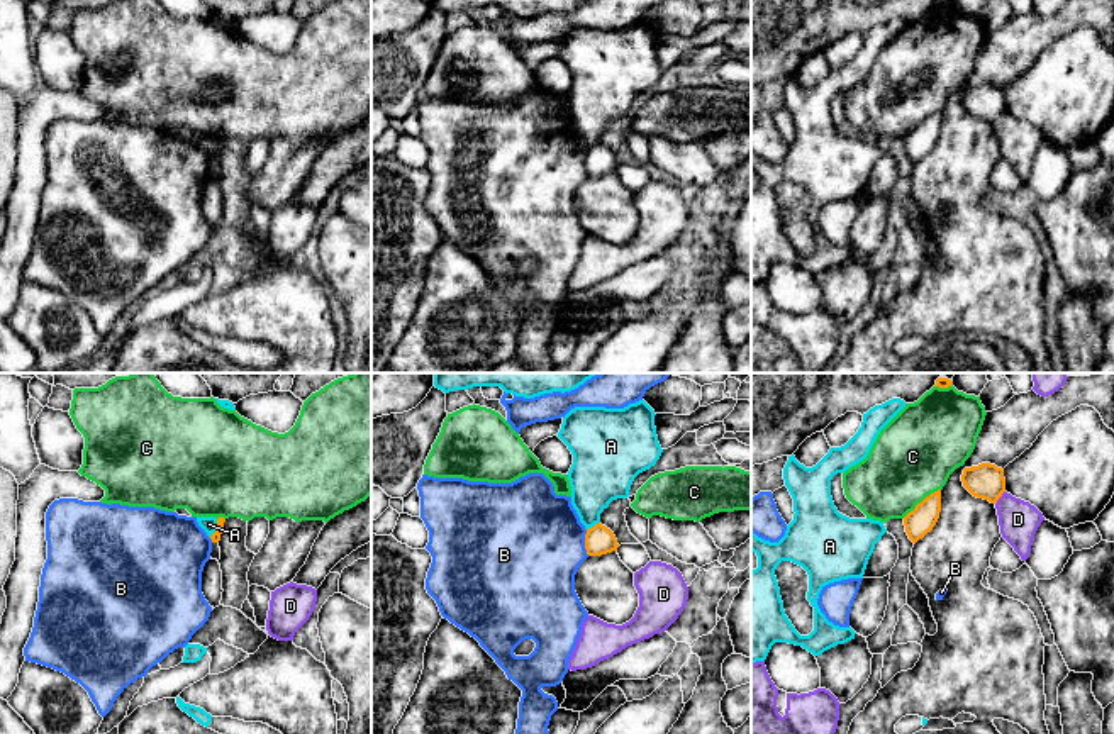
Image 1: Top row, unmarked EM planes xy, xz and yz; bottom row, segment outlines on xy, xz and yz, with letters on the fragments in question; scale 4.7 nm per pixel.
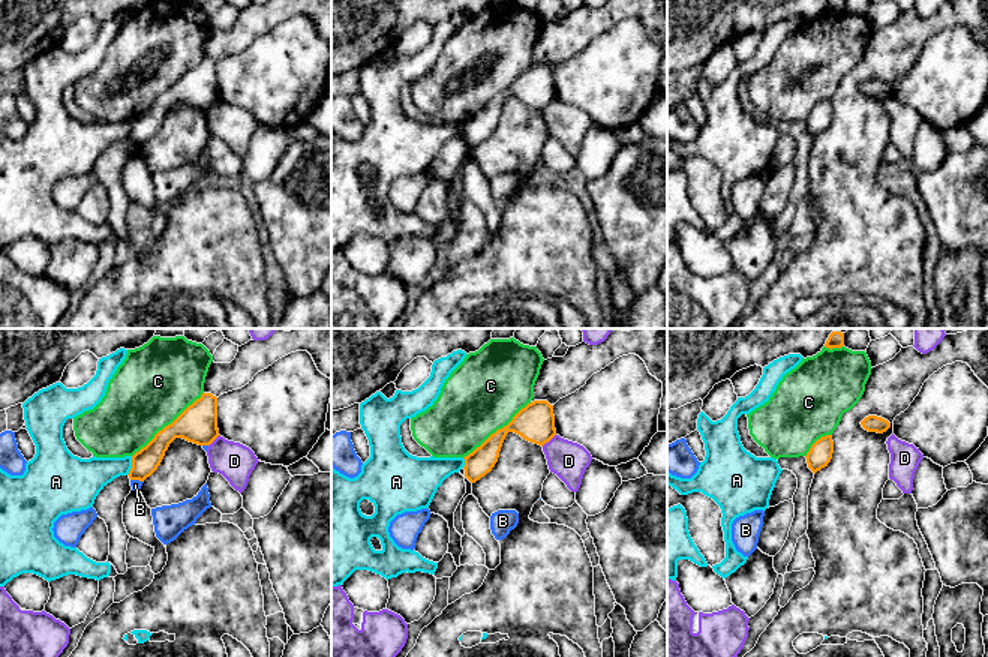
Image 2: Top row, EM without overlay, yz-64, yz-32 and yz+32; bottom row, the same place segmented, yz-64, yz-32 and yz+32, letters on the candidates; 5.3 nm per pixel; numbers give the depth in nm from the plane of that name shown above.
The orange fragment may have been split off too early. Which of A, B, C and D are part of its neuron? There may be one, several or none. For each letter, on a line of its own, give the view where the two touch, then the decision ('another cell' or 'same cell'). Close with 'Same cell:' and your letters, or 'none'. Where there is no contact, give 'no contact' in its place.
A: xy | another cell
B: xz | another cell
C: yz | another cell
D: yz | another cell
Same cell: none

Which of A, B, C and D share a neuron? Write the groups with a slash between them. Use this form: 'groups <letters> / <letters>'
groups A / B / C / D

